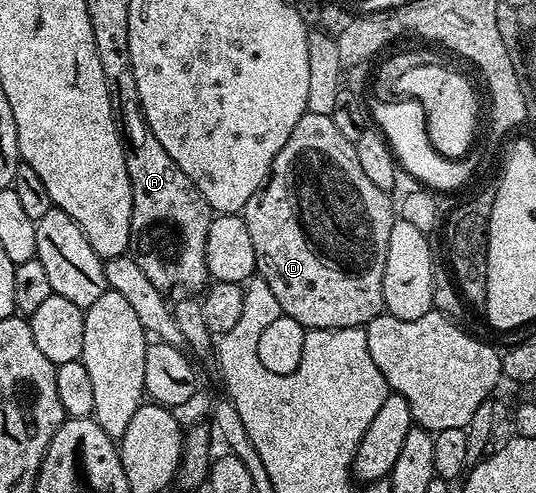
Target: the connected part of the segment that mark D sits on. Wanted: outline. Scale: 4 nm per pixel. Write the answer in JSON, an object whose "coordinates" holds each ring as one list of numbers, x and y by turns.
{"coordinates":[[307,112,292,127,292,135,288,135,288,143,280,147,276,159,270,168,270,176,267,177,265,185,255,191,252,199,243,207,240,216,248,227,248,235,252,238,252,251,254,252,254,267,257,276,268,283,272,295,276,295,276,303,279,310,285,316,296,319,302,328,308,329,361,329,369,325,372,318,383,312,382,303,382,280,384,279,384,259,388,251,388,235,392,235,392,227,396,220,396,205,390,202,391,194,387,190,376,187,376,183,371,183,368,175,364,175,364,170,360,167,360,159,356,159,354,142,349,141,336,127,333,116,316,115]]}

